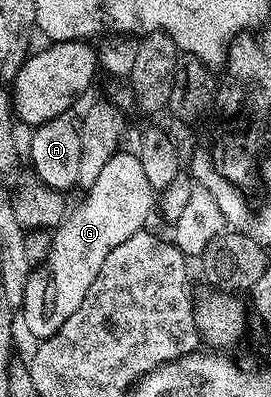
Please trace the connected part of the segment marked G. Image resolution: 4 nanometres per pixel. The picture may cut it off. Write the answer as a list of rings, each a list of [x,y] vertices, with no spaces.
[[[119,150],[115,153],[112,159],[104,164],[103,171],[100,172],[96,183],[87,187],[85,194],[84,200],[75,209],[73,207],[65,221],[53,231],[44,268],[35,269],[27,281],[20,310],[21,314],[23,313],[22,322],[34,340],[51,338],[53,334],[58,334],[68,317],[80,308],[80,304],[83,303],[89,288],[96,280],[96,275],[100,272],[101,265],[104,264],[108,253],[117,245],[128,240],[130,236],[141,233],[147,227],[145,224],[149,220],[152,210],[154,212],[156,208],[156,191],[148,183],[144,166],[140,163],[137,153],[133,151]]]

